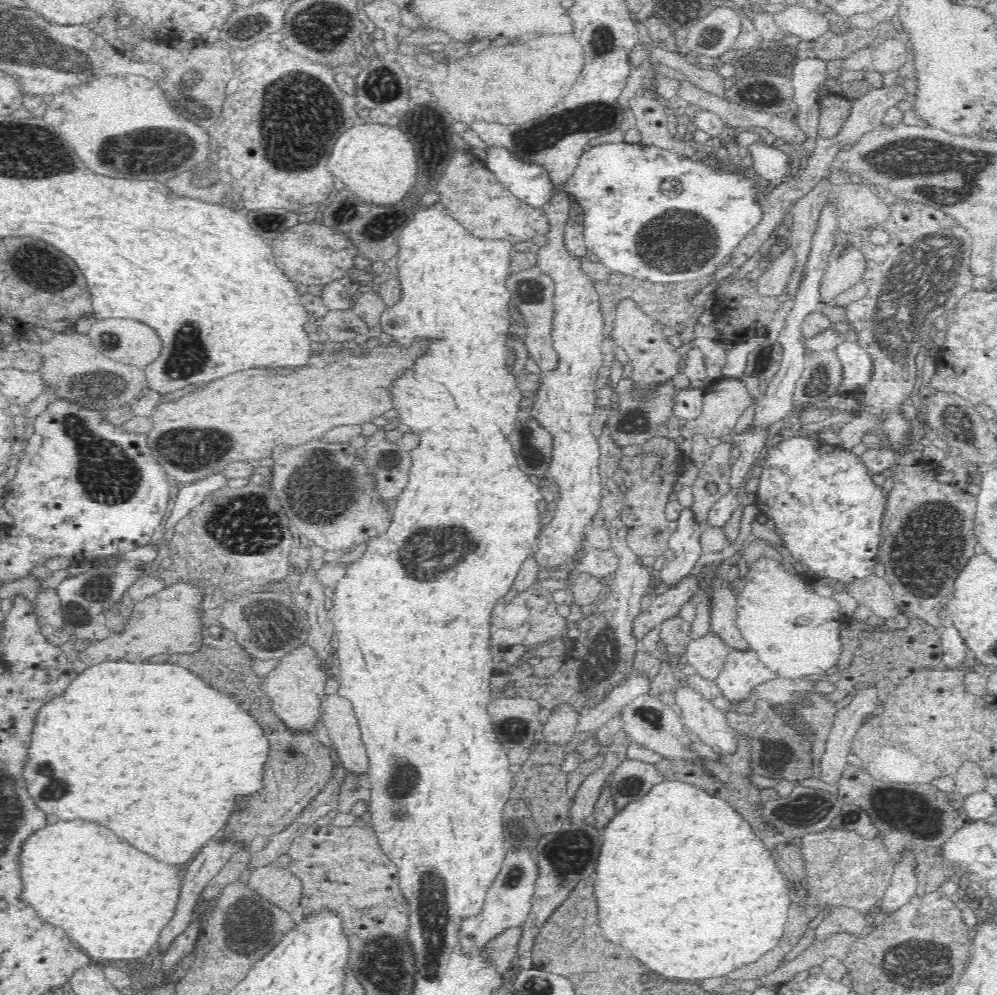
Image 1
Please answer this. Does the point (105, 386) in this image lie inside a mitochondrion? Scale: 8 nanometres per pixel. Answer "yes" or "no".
yes

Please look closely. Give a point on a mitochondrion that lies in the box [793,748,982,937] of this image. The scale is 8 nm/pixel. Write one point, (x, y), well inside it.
(906, 812)

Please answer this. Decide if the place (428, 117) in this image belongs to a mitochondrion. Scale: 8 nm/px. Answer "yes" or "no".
yes

